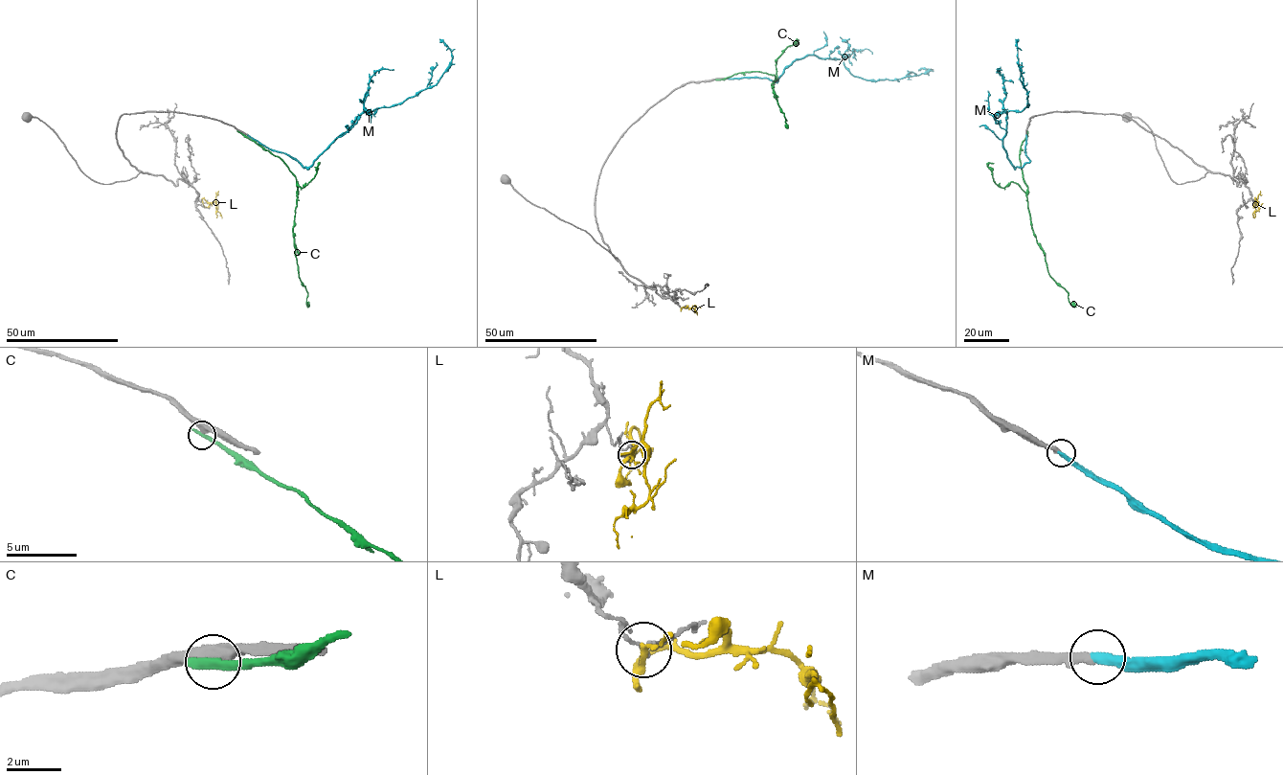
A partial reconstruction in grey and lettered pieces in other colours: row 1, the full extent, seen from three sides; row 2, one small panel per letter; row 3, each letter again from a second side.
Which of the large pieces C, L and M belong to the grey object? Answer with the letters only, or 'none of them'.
M

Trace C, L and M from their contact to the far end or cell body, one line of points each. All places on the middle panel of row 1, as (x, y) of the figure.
C: (717, 79), (753, 71), (774, 75), (774, 96), (788, 128)
L: (681, 307), (695, 310), (701, 307)
M: (727, 78), (776, 81), (796, 59), (815, 55), (841, 58), (852, 75), (868, 80), (931, 70), (918, 70)

